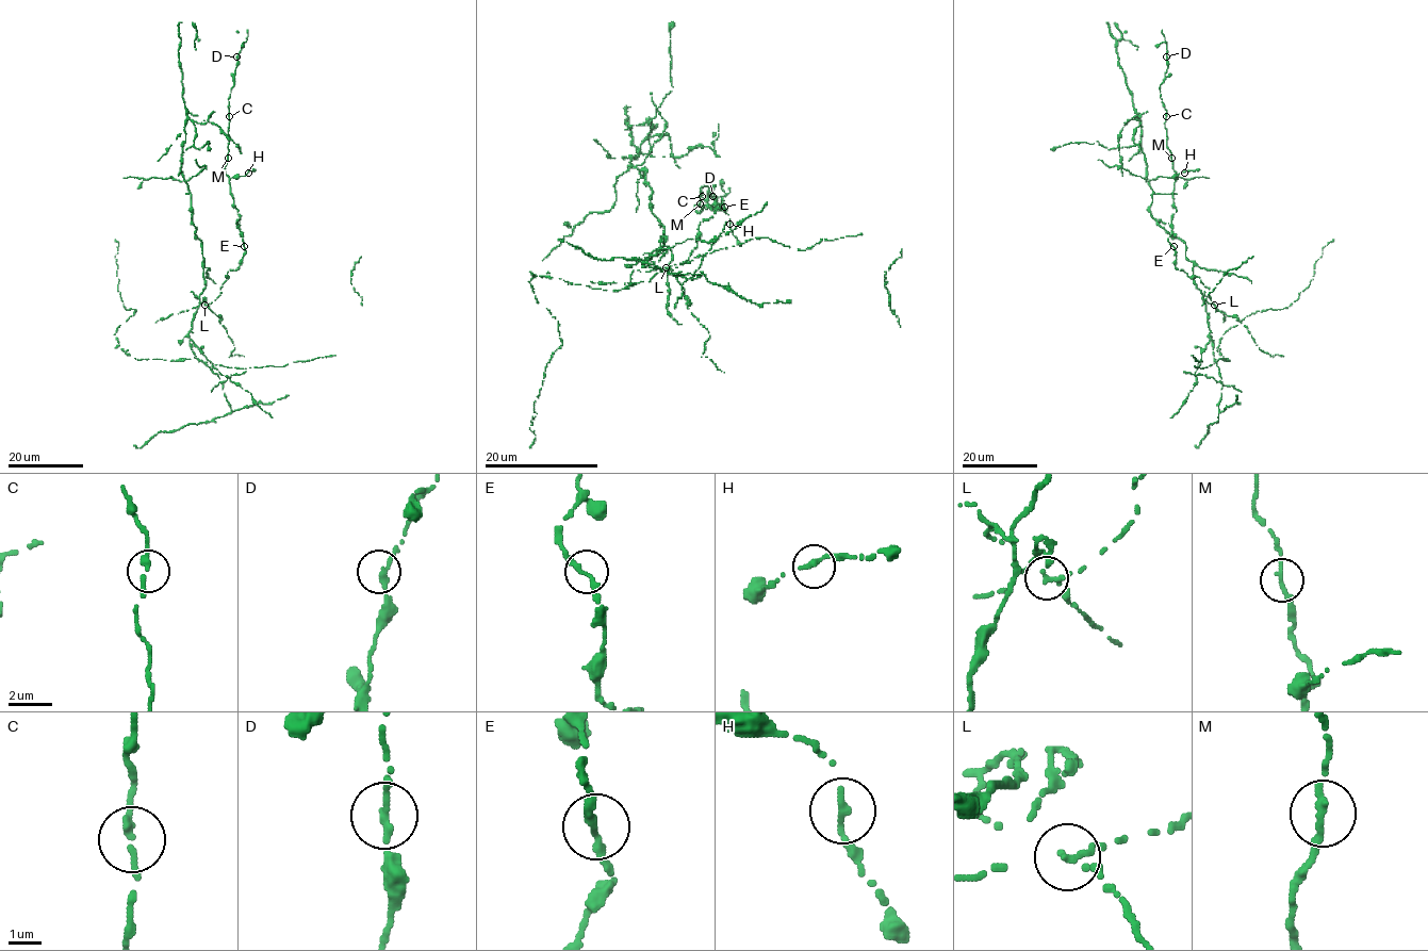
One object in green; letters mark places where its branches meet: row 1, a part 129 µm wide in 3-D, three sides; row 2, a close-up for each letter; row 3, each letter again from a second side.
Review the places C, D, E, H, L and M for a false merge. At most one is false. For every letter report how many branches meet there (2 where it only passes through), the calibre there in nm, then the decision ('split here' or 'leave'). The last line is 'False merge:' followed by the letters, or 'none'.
C: branches 2; calibre 220 nm; leave
D: branches 2; calibre 220 nm; leave
E: branches 2; calibre 240 nm; leave
H: branches 2; calibre 200 nm; leave
L: branches 2; calibre 200 nm; split here
M: branches 2; calibre 220 nm; leave
False merge: L

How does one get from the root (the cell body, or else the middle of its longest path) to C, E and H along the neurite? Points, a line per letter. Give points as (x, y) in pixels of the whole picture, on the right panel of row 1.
C: (1210, 304), (1199, 278), (1175, 266), (1168, 241), (1177, 174), (1166, 146), (1166, 116)
E: (1210, 304), (1214, 305), (1209, 289), (1199, 278), (1191, 278), (1175, 266), (1174, 246)
H: (1210, 304), (1199, 278), (1175, 266), (1168, 241), (1176, 212), (1174, 177), (1184, 173)

